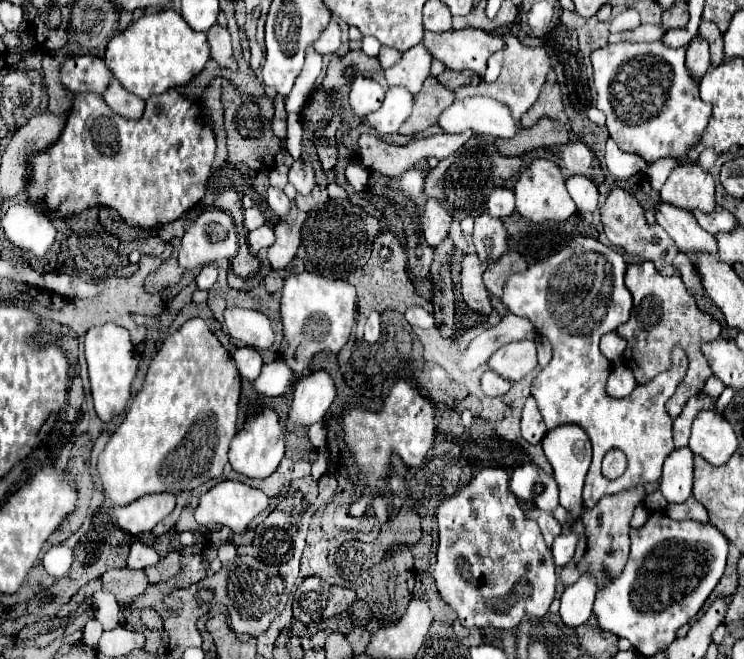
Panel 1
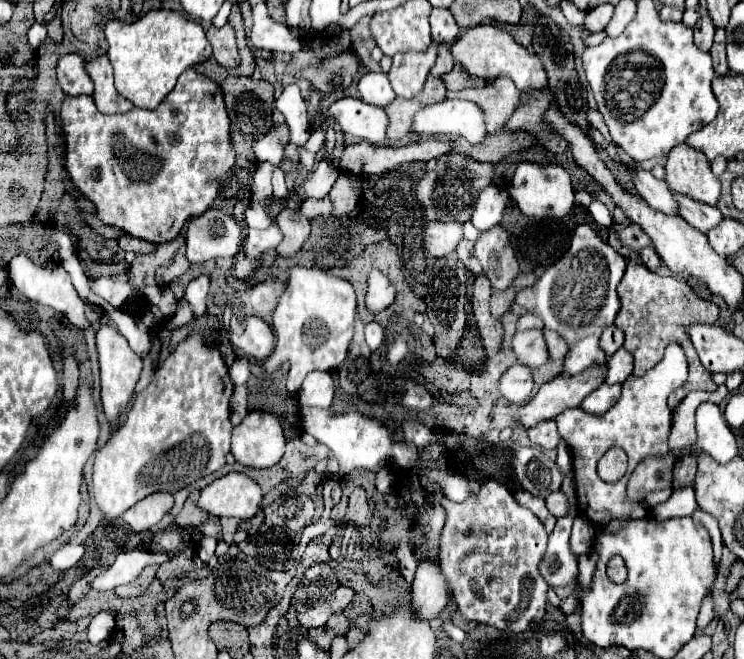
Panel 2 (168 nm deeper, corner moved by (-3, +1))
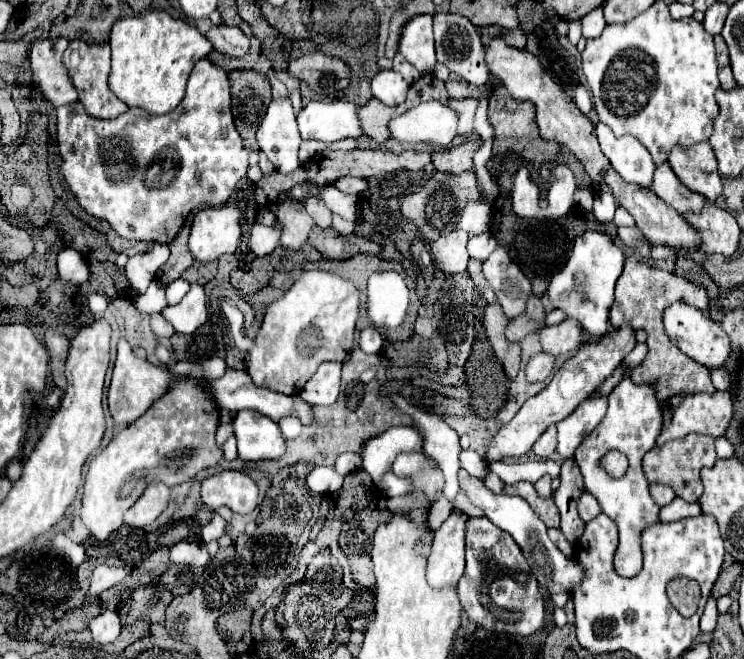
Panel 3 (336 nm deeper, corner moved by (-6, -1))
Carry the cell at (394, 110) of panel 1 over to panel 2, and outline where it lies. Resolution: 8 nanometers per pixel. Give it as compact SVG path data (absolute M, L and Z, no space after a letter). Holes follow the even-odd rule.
M341 98L325 112L321 112L321 116L337 118L345 134L367 140L371 144L383 144L387 140L387 128L389 128L387 112L377 106L365 104L363 100Z

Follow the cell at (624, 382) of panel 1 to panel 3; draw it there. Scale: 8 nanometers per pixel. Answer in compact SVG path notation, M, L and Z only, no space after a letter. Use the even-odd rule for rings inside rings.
M586 398L572 414L558 424L558 454L572 458L576 446L588 436L604 418L608 398Z

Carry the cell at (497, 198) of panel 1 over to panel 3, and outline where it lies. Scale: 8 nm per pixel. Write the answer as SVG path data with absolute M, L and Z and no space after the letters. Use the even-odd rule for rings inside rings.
M468 202L460 214L458 228L466 230L470 236L488 232L488 228L490 228L490 204Z

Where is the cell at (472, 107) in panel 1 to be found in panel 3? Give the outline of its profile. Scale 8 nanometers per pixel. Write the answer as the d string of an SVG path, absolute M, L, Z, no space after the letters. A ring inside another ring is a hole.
M430 100L388 122L390 136L400 142L430 142L448 146L456 136L456 114L448 106Z

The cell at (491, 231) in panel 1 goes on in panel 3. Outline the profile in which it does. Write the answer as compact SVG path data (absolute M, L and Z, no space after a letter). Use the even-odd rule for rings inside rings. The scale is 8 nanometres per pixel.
M498 246L484 262L484 276L494 288L496 300L508 318L516 318L526 312L526 300L532 294L530 280L508 258L504 246Z

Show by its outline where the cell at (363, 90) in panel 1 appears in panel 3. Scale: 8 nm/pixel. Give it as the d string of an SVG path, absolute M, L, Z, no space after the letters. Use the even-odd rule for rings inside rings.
M380 70L372 80L372 94L386 106L398 106L406 100L408 82L394 70Z

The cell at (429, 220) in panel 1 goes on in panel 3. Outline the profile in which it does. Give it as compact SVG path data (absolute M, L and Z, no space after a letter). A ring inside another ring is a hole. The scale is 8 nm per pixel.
M454 230L446 236L440 236L434 244L432 244L432 258L436 262L436 266L444 272L444 274L460 274L466 272L468 266L468 252L466 252L466 242L468 242L468 234L462 230Z

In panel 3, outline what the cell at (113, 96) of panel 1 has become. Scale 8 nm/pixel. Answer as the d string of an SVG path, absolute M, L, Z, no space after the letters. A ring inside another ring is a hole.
M70 40L68 48L64 50L62 64L64 64L68 78L72 80L74 88L78 90L78 100L84 104L84 108L90 116L94 116L94 118L116 118L128 108L108 88L110 46L106 42L104 44L92 44L92 42L84 42L84 40Z

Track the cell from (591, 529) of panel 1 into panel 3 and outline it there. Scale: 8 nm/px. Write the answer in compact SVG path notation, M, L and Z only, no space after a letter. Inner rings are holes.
M690 434L686 438L676 438L668 440L664 446L652 448L644 456L644 474L648 482L660 482L668 484L674 488L676 496L688 500L688 502L698 502L702 494L702 482L700 482L700 470L704 466L712 466L716 462L716 450L714 450L714 438L704 436L704 434Z

